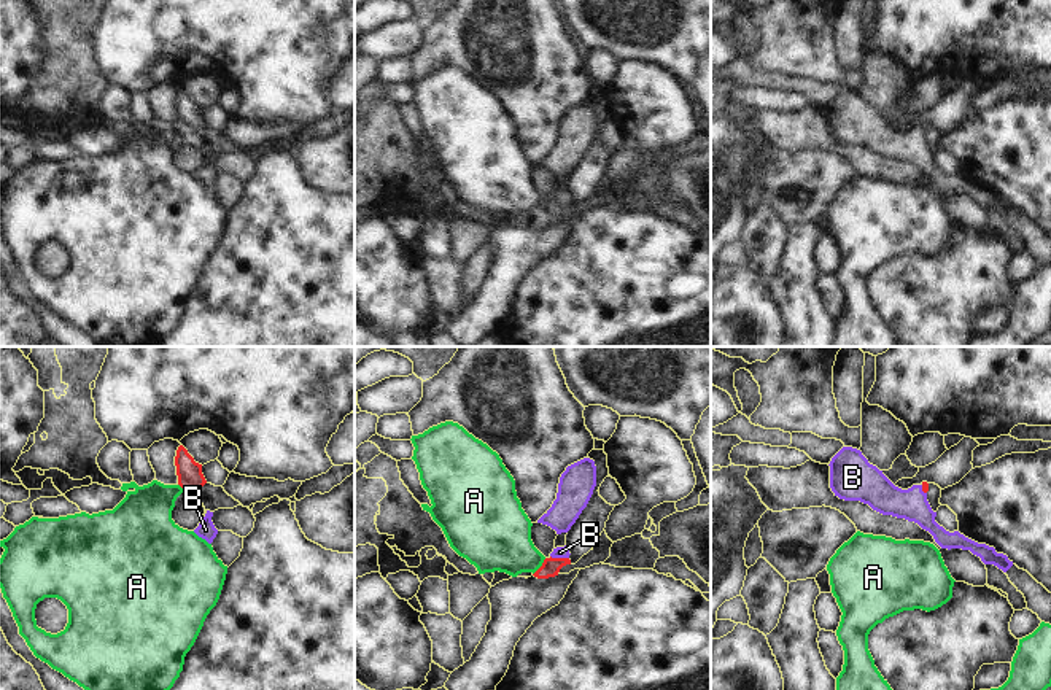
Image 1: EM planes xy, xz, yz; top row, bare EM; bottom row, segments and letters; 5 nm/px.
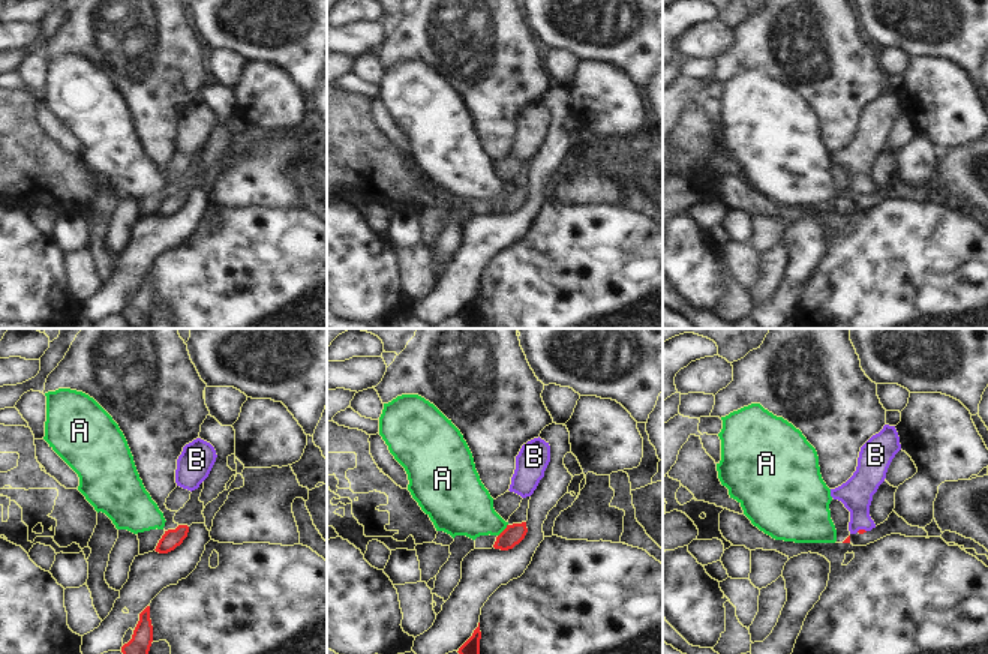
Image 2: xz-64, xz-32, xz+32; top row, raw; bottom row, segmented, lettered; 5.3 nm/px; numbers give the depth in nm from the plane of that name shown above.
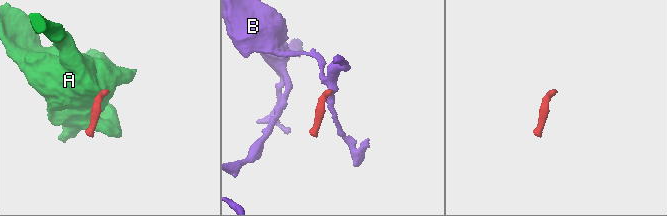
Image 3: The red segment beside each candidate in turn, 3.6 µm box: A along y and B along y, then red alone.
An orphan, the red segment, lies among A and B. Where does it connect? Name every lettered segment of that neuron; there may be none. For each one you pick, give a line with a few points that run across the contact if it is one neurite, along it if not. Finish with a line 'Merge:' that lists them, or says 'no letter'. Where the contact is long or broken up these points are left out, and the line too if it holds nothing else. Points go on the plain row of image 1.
B: xz (550, 210), (560, 202), (560, 196)
Merge: B

